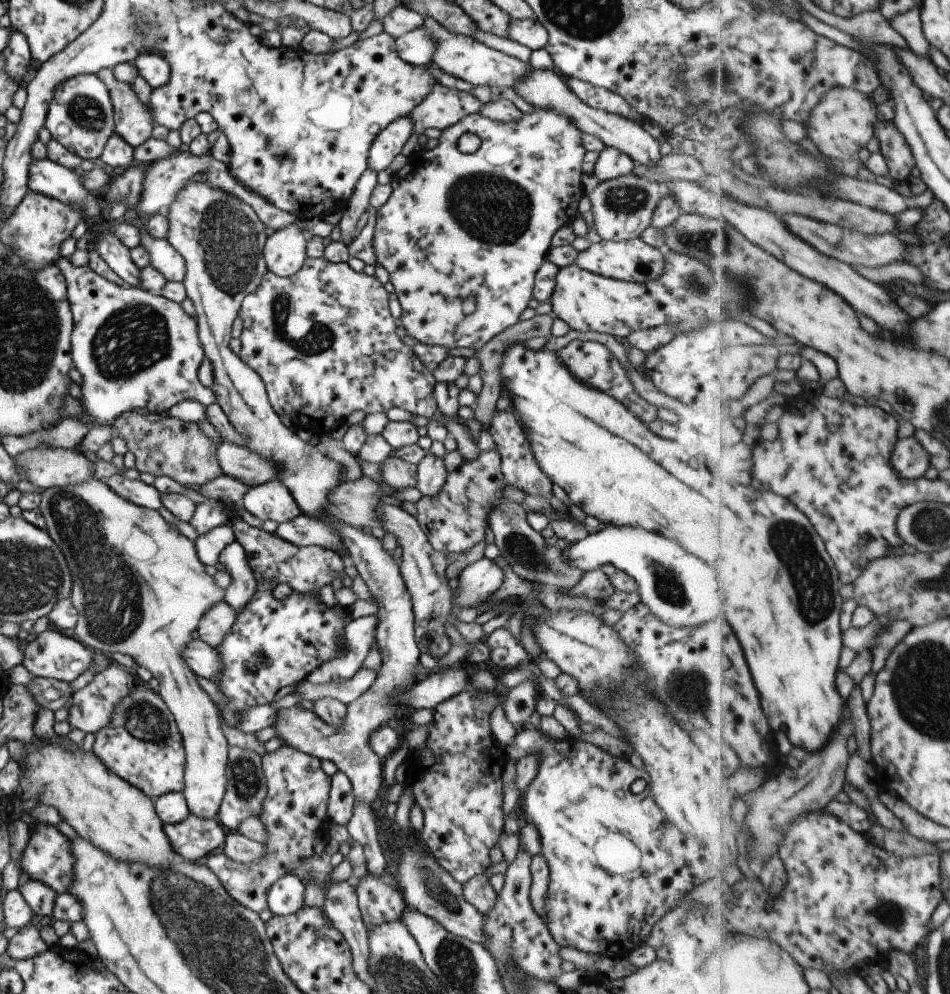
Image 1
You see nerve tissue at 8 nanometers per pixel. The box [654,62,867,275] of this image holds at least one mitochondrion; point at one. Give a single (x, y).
(704, 241)

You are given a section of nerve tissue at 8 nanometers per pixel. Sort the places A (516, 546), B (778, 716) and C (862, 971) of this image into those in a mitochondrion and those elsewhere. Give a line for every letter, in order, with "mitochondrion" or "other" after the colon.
A: mitochondrion
B: other
C: other

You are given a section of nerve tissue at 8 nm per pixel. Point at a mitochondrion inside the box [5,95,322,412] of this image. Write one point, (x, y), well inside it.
(131, 340)

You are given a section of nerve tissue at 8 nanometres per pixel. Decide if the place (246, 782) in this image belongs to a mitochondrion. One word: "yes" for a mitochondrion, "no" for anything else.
yes

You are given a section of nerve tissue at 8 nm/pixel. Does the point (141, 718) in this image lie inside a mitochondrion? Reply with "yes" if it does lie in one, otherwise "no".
yes

